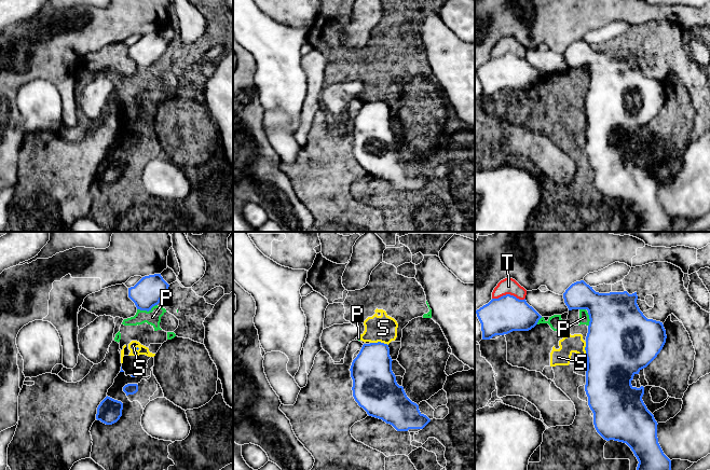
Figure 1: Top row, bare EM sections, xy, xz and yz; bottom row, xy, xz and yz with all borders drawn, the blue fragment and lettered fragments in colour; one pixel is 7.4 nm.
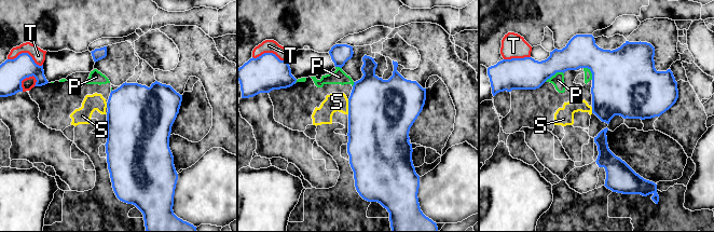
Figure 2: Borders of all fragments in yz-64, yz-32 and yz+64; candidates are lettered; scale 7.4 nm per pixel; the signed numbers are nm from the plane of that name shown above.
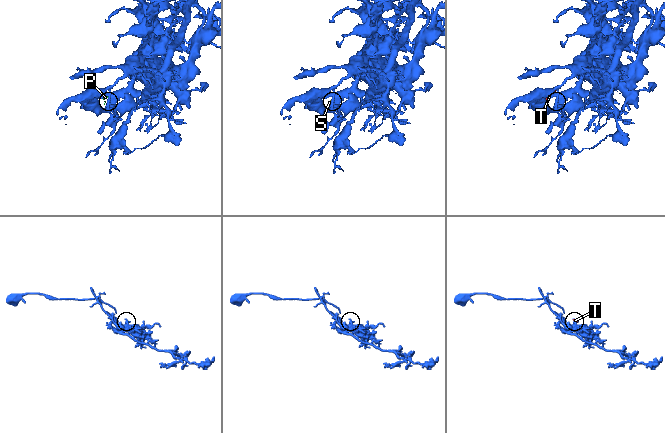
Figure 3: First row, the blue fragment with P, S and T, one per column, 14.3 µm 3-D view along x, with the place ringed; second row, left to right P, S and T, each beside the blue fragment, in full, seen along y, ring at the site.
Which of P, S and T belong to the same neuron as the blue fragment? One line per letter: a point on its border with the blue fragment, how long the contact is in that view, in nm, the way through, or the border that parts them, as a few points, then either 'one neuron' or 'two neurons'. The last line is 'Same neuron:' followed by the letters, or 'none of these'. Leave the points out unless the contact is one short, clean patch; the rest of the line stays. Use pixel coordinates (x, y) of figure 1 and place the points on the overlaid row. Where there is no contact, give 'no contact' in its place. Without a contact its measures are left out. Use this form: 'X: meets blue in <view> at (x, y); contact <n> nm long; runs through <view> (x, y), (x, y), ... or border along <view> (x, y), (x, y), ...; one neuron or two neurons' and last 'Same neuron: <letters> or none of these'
P: meets blue in xy at (147, 310); contact 160 nm long; two neurons
S: meets blue in xz at (379, 342); contact 140 nm long; two neurons
T: meets blue in yz at (508, 294); contact 240 nm long; two neurons
Same neuron: none of these

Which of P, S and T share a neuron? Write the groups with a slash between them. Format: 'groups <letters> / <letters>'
groups P S / T

